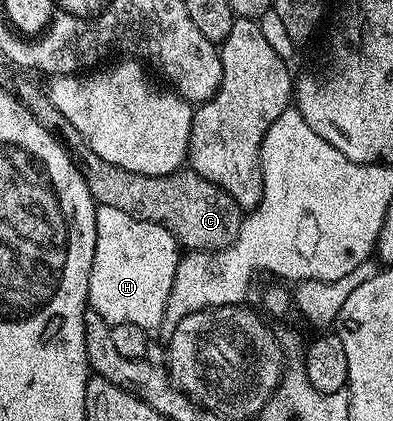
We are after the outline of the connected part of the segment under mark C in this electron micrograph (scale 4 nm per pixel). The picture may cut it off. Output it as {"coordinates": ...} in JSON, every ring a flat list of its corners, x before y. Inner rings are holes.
{"coordinates":[[23,84,17,96,34,114,35,120,49,129,77,161,96,205,113,206,113,210,121,210,138,220,159,224,172,232,180,245,190,251,219,254,223,252,222,248,230,249,239,239,244,213,239,203,220,184,209,182,190,170,180,170,168,176,146,176,133,170,121,170,113,166,113,162,105,162,105,158,97,158,97,154,93,154,89,142,81,138,73,122,69,122,61,110,53,107,40,85,38,88,35,84]]}

